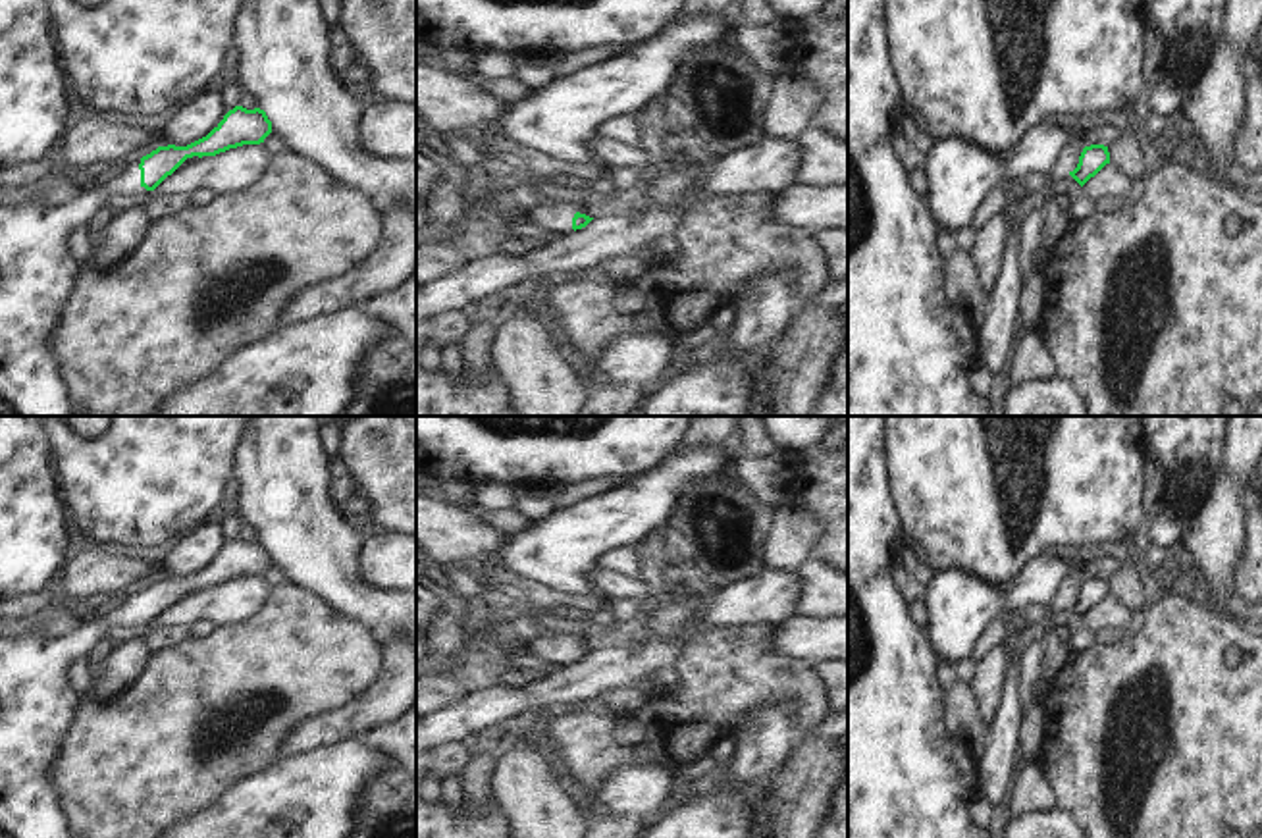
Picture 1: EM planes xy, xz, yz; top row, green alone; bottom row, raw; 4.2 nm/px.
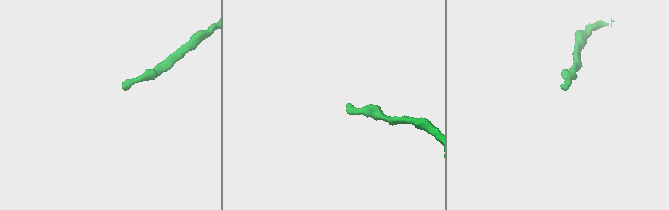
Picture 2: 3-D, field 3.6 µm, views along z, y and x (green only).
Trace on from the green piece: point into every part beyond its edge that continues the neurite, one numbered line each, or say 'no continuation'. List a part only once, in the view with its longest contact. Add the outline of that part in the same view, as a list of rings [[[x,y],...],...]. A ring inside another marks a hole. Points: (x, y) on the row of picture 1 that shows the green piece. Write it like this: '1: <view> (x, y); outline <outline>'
1: xy (39, 274); outline [[[123,166],[87,183],[62,206],[0,202],[0,416],[75,416],[75,397],[56,349],[83,274],[67,235],[81,223],[100,223],[110,212],[108,200],[137,187],[141,170]]]

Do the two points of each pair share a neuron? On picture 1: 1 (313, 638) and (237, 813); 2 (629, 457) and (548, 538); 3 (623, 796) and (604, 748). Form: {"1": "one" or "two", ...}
{"1": "two", "2": "two", "3": "two"}

